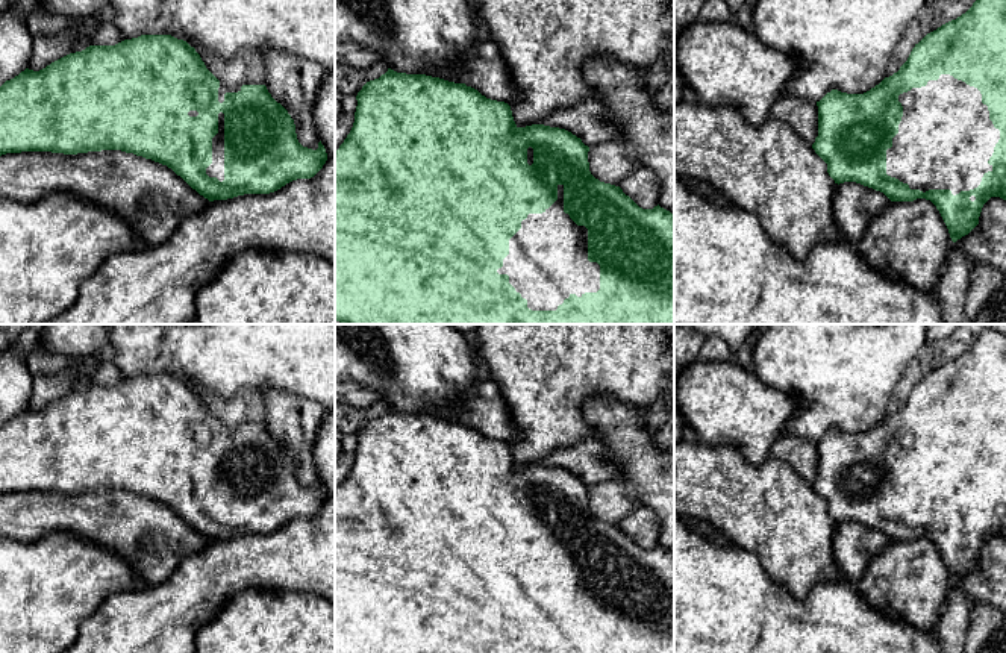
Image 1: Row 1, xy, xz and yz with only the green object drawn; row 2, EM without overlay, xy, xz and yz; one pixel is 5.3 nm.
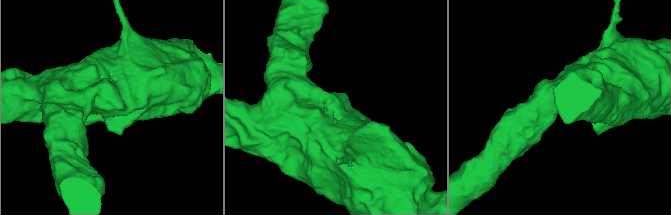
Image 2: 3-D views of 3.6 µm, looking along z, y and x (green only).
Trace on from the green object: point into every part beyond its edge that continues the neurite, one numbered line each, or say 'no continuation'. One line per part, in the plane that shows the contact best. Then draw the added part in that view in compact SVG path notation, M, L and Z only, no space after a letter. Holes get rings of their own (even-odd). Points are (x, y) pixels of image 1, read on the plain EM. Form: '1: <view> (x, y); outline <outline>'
1: yz (946, 478); outline M941 414L926 426L912 427L898 435L903 456L892 486L886 489L886 514L908 523L911 529L950 529L953 535L980 524L1000 479L1000 470L989 459L988 445L982 442L977 427Z

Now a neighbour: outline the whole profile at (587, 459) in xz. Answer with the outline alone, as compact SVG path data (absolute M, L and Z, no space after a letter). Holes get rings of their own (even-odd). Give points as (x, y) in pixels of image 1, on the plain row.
M586 438L571 447L558 448L539 464L565 468L589 488L620 476L620 468L609 459L605 445L597 438Z

